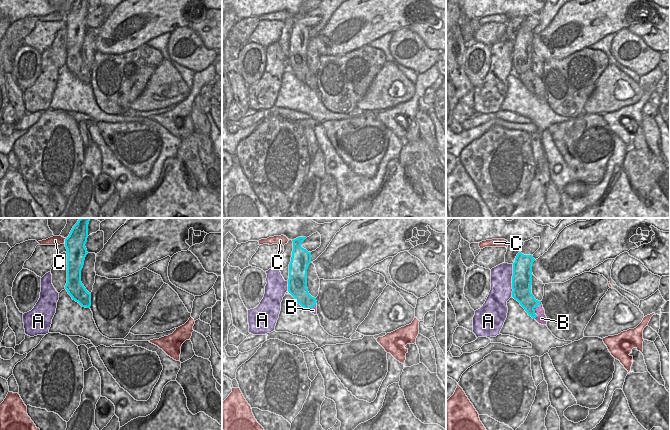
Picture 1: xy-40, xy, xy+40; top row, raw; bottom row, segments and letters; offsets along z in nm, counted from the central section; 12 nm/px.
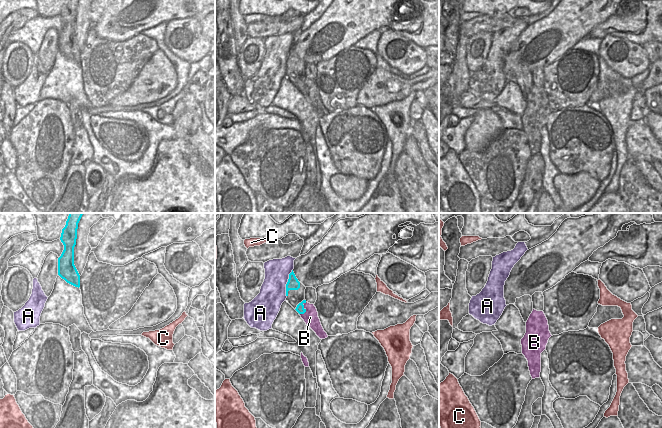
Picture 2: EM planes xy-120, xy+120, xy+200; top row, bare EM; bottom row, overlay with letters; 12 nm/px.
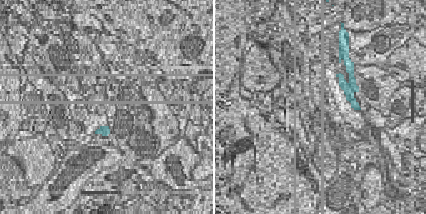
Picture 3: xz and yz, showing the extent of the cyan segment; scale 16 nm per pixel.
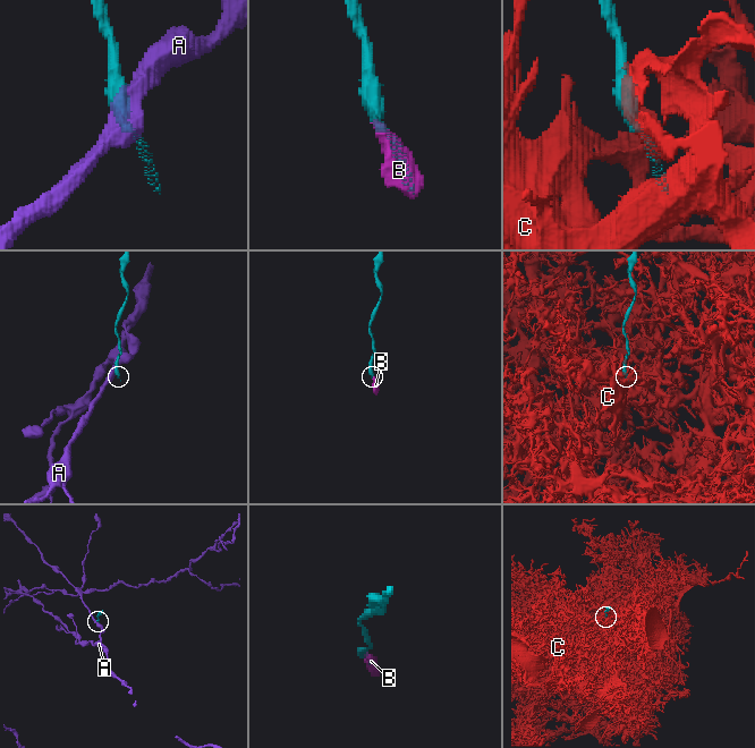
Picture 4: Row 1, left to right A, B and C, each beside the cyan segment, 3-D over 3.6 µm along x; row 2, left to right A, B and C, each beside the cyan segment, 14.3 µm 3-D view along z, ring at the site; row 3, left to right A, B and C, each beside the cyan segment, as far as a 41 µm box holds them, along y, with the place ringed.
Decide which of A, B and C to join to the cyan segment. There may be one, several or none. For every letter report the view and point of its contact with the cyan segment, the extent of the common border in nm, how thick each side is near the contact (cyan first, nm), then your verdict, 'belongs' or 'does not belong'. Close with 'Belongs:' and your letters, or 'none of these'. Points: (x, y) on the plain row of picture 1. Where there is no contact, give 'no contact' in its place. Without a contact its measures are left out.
A: contact xy+40 (512, 56); length 400 nm; calibres 240 and 260 nm; does not belong
B: contact xy+40 (534, 86); length 220 nm; calibres 220 and 130 nm; does not belong
C: contact xy-40 (65, 16); length 70 nm; calibres 240 and 120 nm; does not belong
Belongs: none of these

